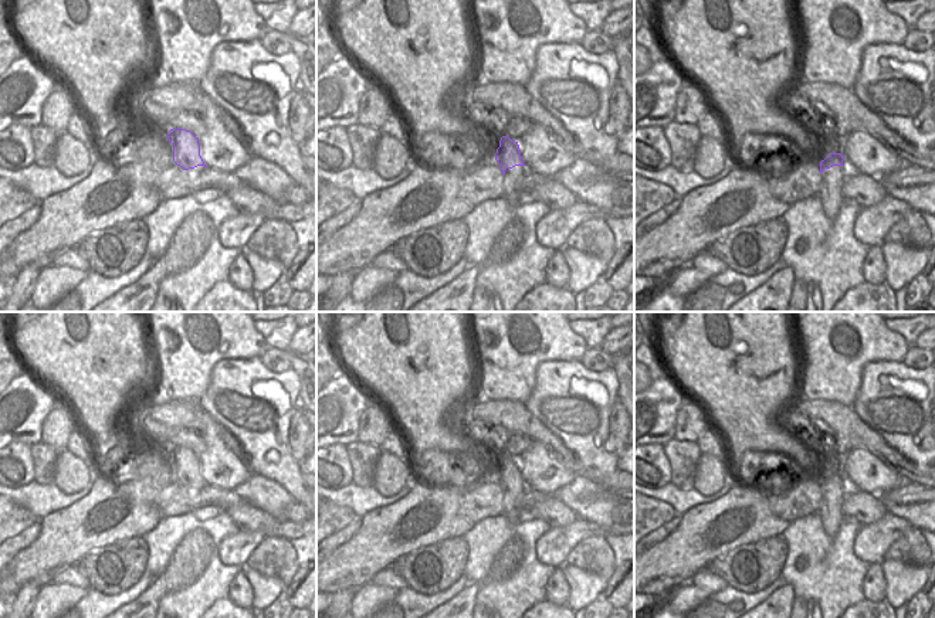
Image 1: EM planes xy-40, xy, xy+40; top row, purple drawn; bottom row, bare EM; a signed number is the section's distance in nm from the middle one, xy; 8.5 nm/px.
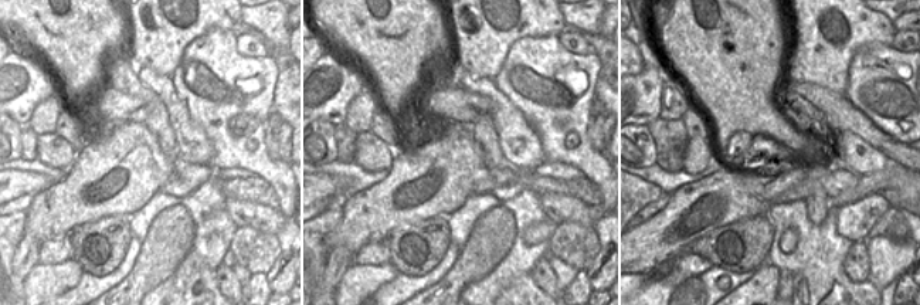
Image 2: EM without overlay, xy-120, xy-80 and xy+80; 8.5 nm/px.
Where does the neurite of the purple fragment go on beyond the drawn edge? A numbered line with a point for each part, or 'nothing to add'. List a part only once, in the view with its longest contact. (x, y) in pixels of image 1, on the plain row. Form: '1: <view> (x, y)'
1: xy+40 (830, 513)

